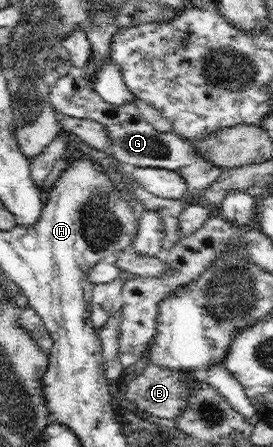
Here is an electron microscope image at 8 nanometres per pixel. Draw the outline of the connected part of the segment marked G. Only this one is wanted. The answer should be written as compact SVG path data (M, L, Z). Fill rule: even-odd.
M63 76L53 85L49 94L49 101L58 114L68 115L76 118L94 120L103 124L111 140L111 151L113 158L122 164L131 166L150 166L154 168L166 168L178 172L186 180L188 195L186 204L206 205L202 199L206 188L218 179L222 169L215 167L209 160L199 155L184 137L177 132L160 132L155 129L139 111L135 103L116 106L107 103L94 89L93 83L84 76Z

